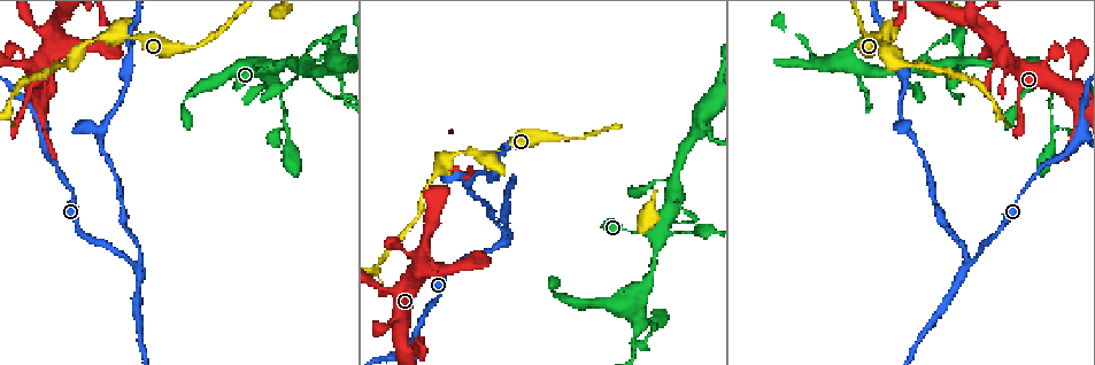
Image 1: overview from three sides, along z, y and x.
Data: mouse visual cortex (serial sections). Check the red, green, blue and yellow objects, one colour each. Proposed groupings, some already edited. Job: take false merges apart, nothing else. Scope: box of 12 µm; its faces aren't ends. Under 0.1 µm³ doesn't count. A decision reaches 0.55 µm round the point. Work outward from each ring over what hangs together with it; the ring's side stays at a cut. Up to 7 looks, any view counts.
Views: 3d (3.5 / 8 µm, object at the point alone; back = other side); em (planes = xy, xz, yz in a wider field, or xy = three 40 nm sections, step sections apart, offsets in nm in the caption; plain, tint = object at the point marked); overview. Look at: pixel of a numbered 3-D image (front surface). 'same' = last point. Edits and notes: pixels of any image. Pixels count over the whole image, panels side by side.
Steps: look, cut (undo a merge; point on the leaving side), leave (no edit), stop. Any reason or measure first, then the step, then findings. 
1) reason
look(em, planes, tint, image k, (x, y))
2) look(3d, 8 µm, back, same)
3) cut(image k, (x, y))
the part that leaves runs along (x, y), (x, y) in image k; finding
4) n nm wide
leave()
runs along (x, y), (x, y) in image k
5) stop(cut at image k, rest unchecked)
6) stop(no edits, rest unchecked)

thin neck
look(3d, 3.5 µm, image 1, (424, 246))

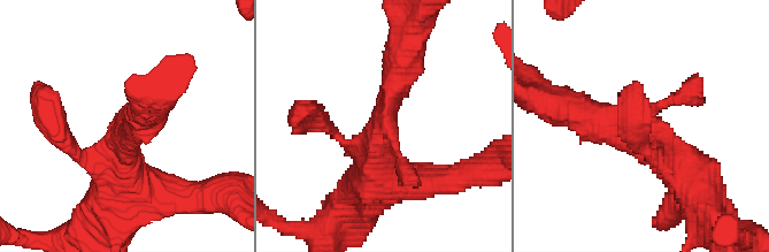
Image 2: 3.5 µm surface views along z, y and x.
look(em, planes, tint, image 2, (386, 124))

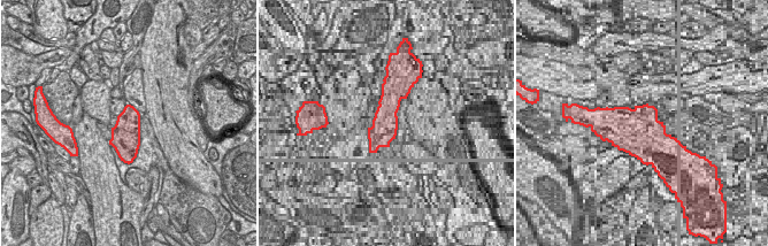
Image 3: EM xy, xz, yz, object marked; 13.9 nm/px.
leave()
runs along (698, 185), (651, 136), (577, 112) in image 2; continuous, no second cell

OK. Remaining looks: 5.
thick turns thin
look(em, xy, step 2, tint, image 1, (553, 140))

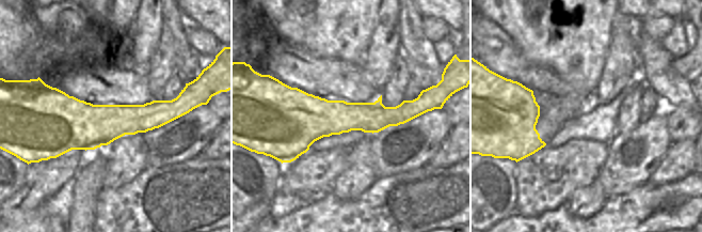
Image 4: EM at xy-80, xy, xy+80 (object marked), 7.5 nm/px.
see where the arms go
look(3d, 3.5 µm, same)

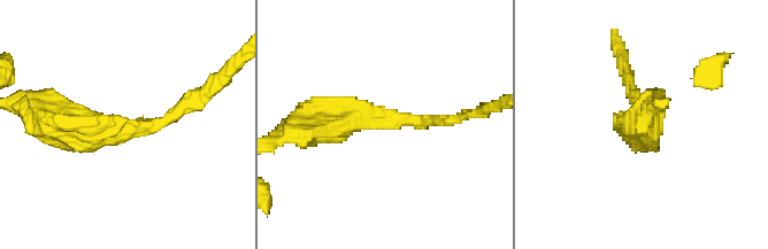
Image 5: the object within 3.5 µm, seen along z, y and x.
arms of 150, 450 nm
leave()
runs along (48, 123), (155, 126), (193, 99) in image 5; continuous, no second cell

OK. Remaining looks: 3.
branch point
look(3d, 3.5 µm, back, image 1, (126, 36))

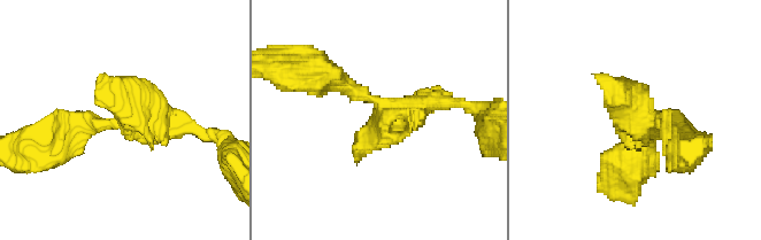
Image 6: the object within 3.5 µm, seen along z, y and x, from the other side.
now the EM
look(em, xy, step 2, tint, image 6, (126, 119))

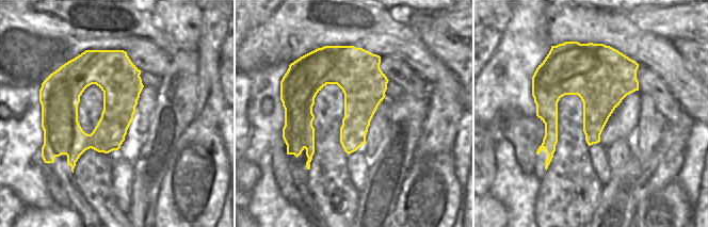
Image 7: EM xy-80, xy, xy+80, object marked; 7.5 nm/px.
leave()
runs along (320, 76), (383, 108), (458, 102) in image 6; continuous, no second cell

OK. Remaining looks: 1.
stop(no edits, rest unchecked)

